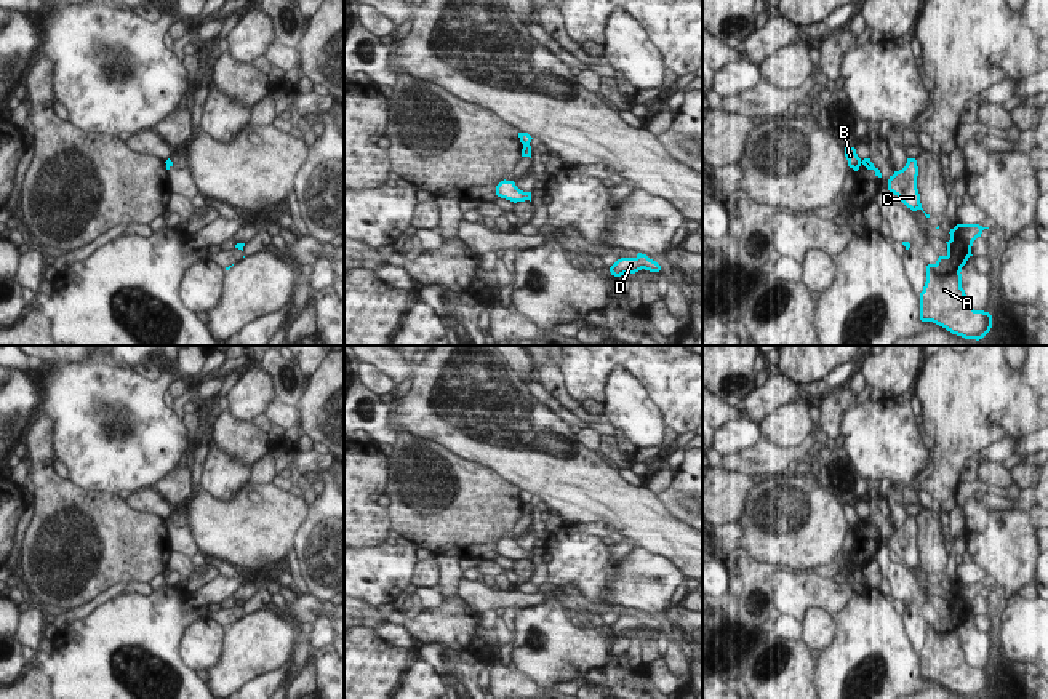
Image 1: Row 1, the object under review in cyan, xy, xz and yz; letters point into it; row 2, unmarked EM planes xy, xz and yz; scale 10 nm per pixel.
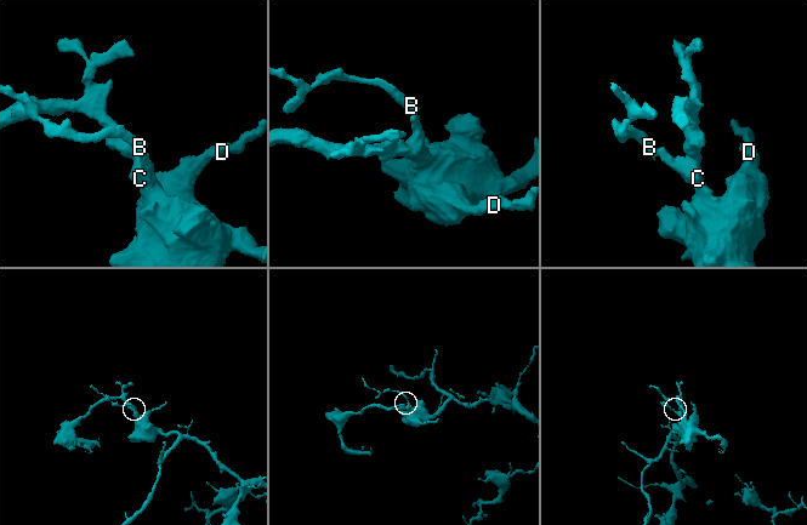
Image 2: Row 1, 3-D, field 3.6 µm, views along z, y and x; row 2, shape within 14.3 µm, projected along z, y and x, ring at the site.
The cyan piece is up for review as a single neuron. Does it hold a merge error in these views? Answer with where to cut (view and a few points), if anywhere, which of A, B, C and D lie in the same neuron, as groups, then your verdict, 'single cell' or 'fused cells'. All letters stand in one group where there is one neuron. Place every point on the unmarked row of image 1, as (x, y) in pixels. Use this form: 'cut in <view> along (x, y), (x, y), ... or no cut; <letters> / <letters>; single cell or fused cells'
cut in xz along (524, 503), (528, 504); A C D / B; fused cells

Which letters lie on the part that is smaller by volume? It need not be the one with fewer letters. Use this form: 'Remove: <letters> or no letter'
Remove: B

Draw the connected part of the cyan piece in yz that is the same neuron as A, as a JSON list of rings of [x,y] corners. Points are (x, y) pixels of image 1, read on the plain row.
[[[957,582],[950,587],[950,598],[947,601],[947,613],[939,614],[934,622],[926,624],[926,640],[920,651],[920,678],[933,680],[952,693],[965,697],[982,697],[992,686],[992,673],[984,669],[974,669],[966,661],[965,648],[962,646],[962,625],[971,613],[973,600],[981,595],[982,585],[979,582]]]

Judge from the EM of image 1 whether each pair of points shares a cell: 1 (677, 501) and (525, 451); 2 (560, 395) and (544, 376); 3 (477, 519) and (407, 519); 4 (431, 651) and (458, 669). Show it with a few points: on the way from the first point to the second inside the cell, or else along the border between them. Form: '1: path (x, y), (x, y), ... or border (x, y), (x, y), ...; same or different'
1: border (655, 495), (663, 507), (680, 523); different
2: path (556, 391), (549, 381); same
3: path (460, 519), (424, 519); same
4: path (437, 655), (452, 667); same

